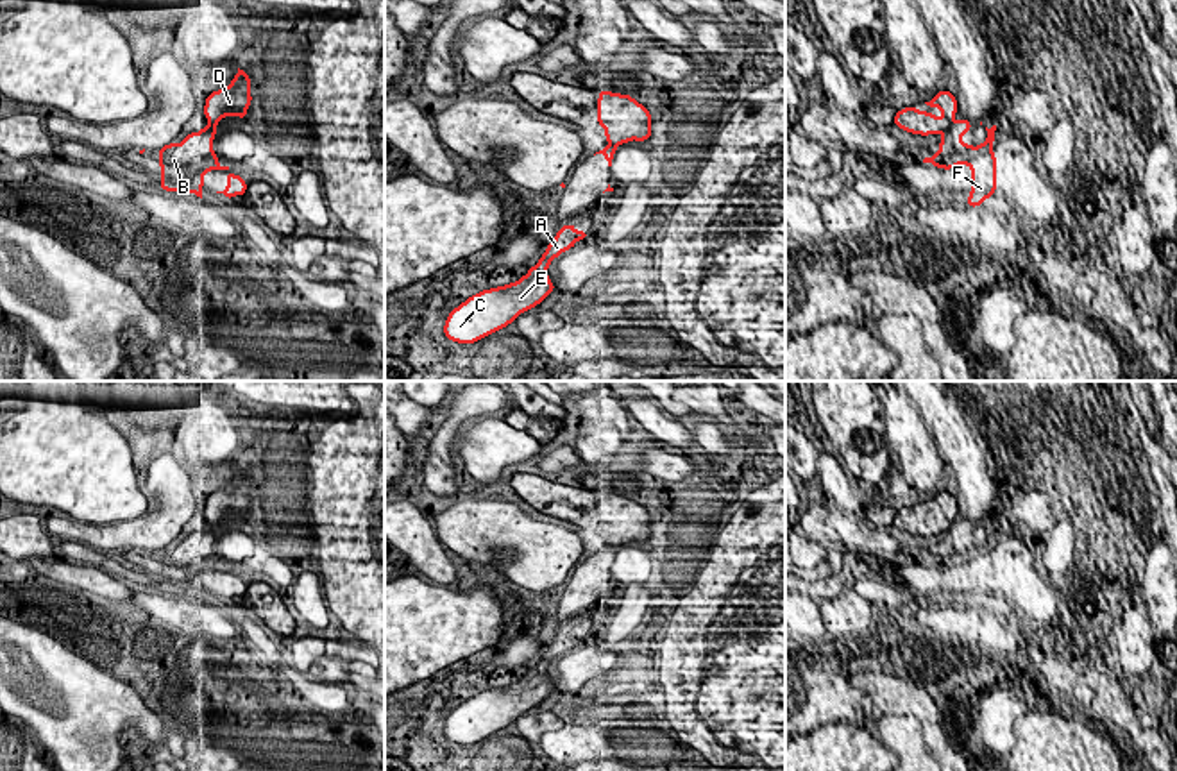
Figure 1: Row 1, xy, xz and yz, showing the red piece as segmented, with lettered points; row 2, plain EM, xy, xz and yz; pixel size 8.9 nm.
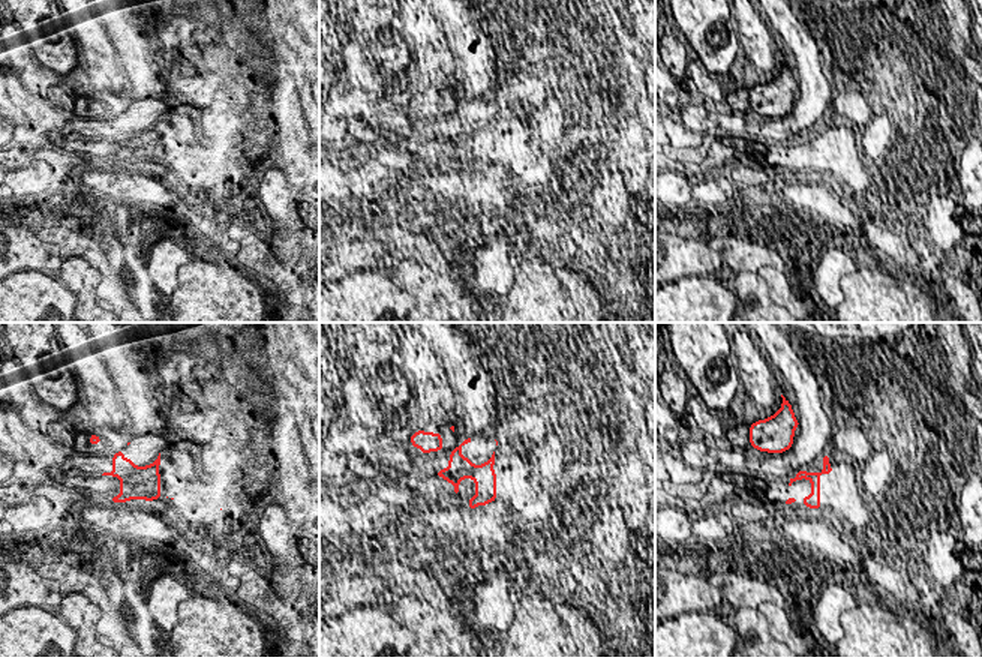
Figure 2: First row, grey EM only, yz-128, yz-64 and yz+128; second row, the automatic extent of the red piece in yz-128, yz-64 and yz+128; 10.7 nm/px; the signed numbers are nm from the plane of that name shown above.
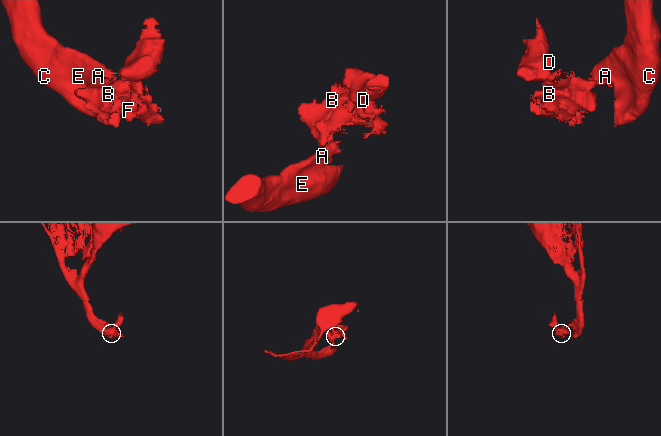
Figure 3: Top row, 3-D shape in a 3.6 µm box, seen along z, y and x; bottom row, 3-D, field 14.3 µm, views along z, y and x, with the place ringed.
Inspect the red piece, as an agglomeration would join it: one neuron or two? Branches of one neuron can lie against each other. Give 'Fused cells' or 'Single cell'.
Fused cells

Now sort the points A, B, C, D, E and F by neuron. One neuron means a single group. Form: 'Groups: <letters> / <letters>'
Groups: A B C E F / D

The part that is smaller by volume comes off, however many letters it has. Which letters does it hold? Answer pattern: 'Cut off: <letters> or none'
Cut off: D

